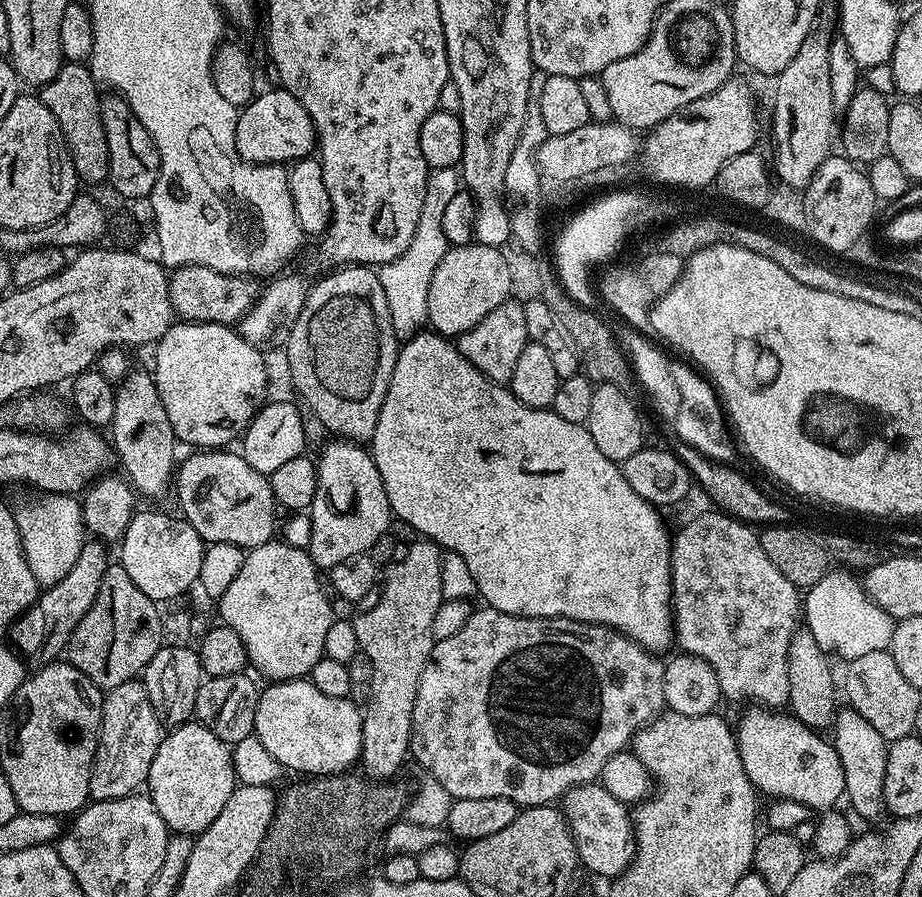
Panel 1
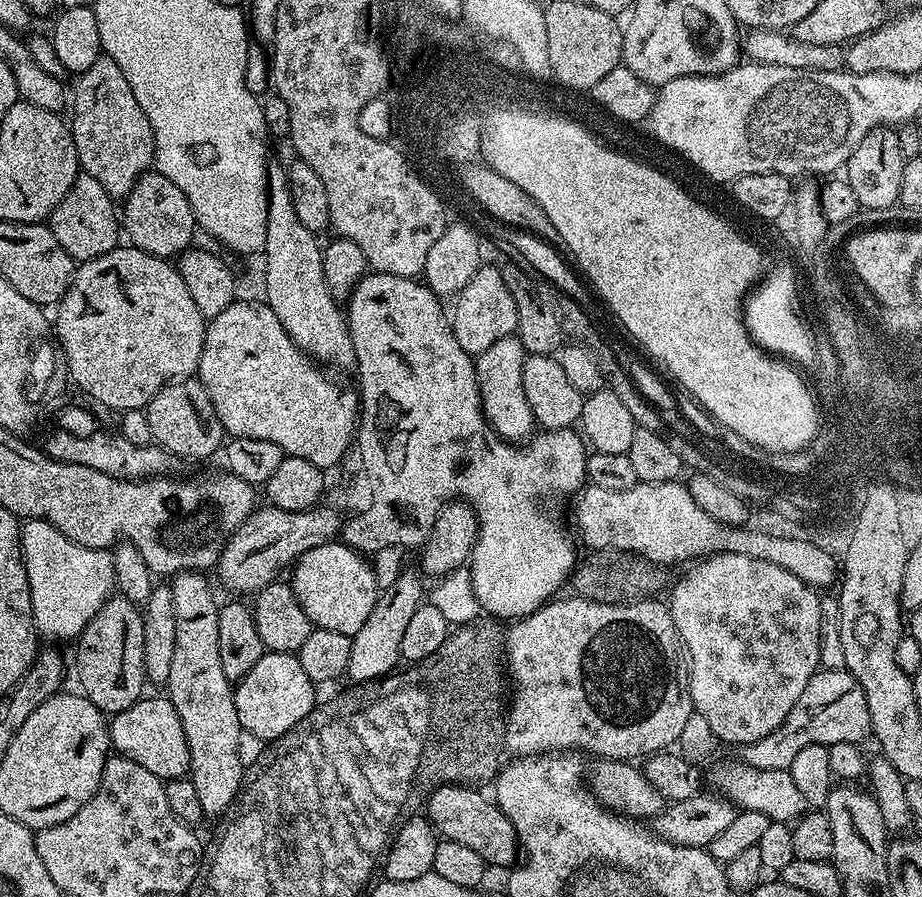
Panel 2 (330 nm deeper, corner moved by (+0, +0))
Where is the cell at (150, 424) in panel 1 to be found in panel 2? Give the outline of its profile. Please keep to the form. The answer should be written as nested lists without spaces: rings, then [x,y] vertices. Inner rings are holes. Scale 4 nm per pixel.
[[[177,572],[171,577],[174,594],[174,662],[166,685],[168,700],[182,718],[186,746],[190,746],[188,776],[194,782],[205,817],[223,817],[236,803],[245,783],[246,765],[238,758],[241,734],[238,710],[234,710],[234,684],[222,671],[218,655],[220,604],[212,597],[209,577],[202,572]]]

